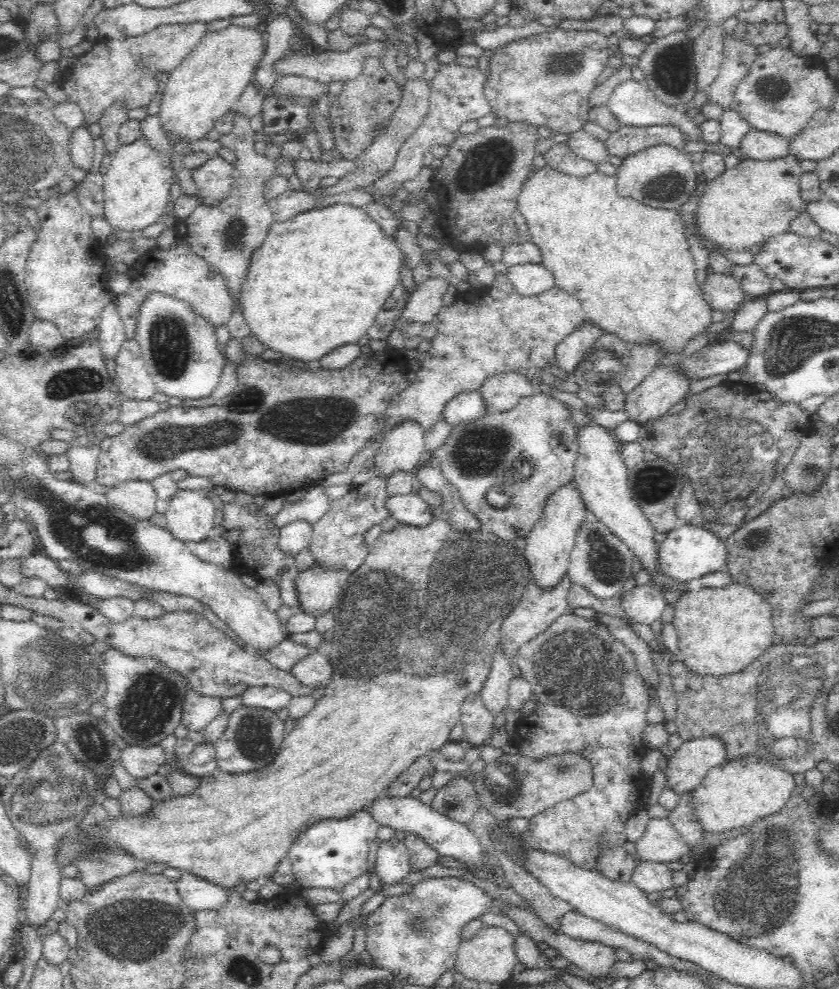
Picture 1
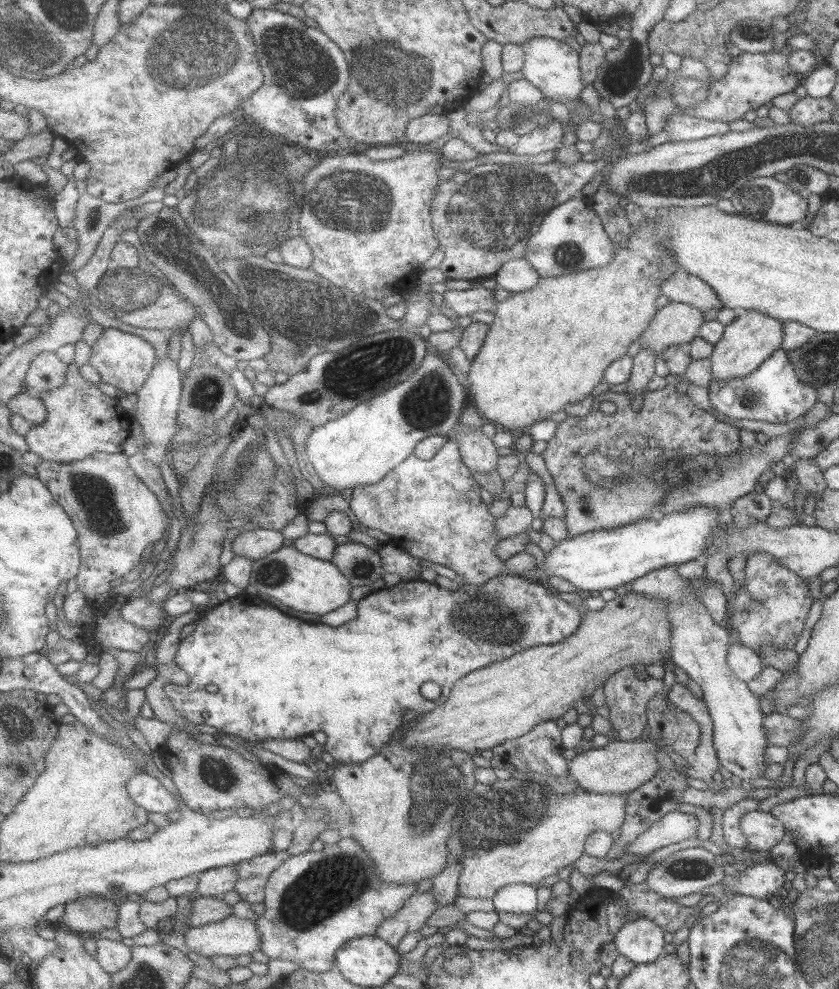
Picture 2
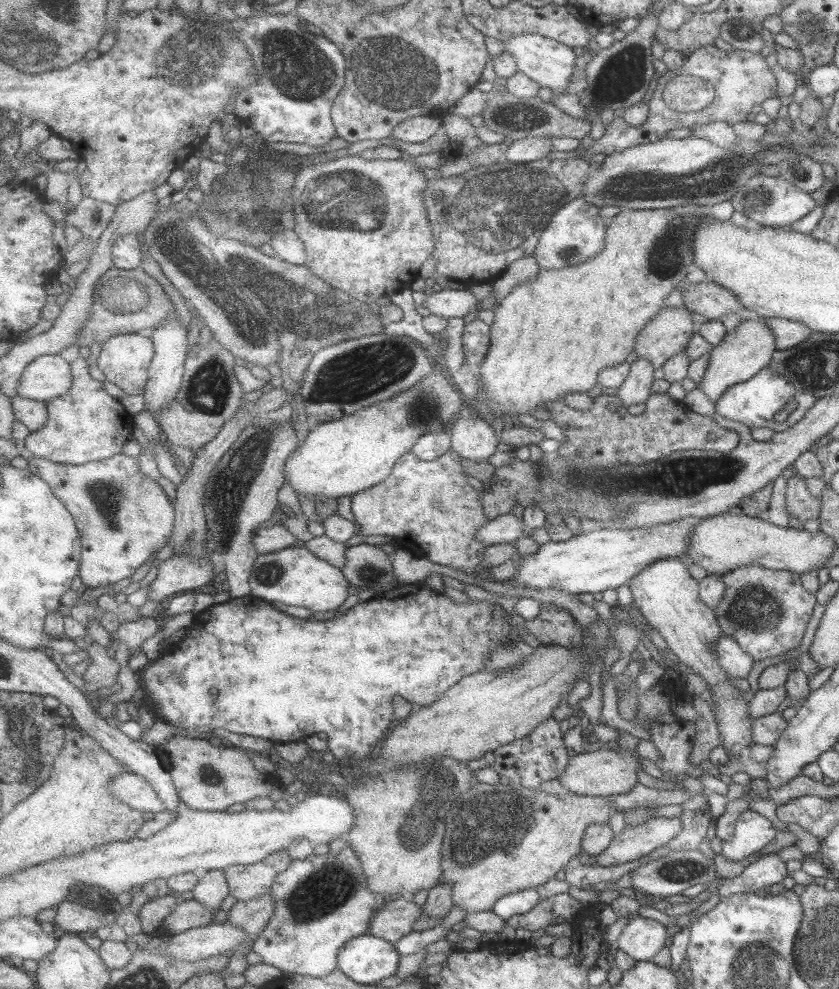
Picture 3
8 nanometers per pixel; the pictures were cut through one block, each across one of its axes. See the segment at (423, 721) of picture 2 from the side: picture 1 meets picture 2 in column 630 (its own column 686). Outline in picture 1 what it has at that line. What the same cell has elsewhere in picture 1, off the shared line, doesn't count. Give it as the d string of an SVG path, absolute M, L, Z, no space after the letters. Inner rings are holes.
M733 582L724 587L704 587L698 591L686 591L674 599L673 625L678 631L679 660L697 675L733 675L756 661L777 641L772 624L772 609L769 602L749 584Z

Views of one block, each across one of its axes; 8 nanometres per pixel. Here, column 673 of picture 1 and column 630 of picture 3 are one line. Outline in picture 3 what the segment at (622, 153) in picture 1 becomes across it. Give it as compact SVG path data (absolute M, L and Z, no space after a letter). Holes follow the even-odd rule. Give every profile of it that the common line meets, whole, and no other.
M703 46L686 55L680 69L667 69L657 79L656 88L647 103L649 114L643 124L637 127L629 126L621 117L614 117L613 120L605 126L602 136L587 149L580 158L588 160L592 154L603 153L604 155L612 155L626 148L655 142L657 139L665 137L669 130L675 128L687 128L693 124L709 124L715 121L725 122L734 125L736 122L746 120L747 114L759 108L759 104L766 98L774 98L777 89L777 80L775 74L769 70L765 58L759 53L732 50L729 53L719 50L715 46ZM681 75L695 75L696 77L710 81L714 86L714 98L703 108L690 113L675 112L671 110L662 100L662 88L664 83L671 77Z

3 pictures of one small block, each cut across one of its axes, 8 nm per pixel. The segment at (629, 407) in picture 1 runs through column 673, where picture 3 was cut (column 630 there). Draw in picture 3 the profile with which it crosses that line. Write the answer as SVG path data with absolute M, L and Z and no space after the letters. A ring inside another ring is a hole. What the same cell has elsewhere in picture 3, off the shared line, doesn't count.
M638 357L633 361L625 381L617 388L615 394L621 409L626 410L631 405L645 403L648 400L652 394L653 371L647 358Z

